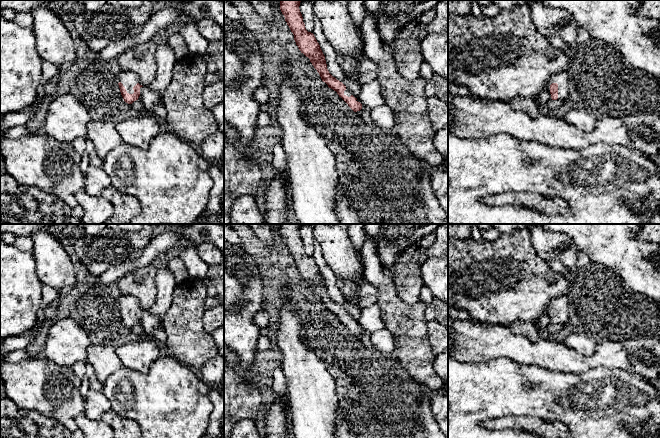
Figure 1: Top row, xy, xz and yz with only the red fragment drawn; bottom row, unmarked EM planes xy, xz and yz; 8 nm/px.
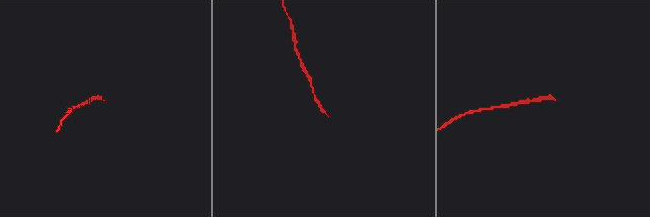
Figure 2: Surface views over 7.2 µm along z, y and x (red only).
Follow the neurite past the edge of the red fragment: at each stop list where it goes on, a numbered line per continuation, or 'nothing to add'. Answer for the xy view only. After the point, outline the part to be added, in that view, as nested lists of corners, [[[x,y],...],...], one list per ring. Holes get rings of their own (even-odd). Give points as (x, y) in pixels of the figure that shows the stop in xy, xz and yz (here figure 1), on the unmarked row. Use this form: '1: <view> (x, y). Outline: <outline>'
1: xy (129, 303). Outline: [[[122,295],[122,296],[120,296],[120,298],[118,300],[118,306],[121,306],[123,308],[127,317],[129,317],[129,318],[134,317],[133,311],[137,307],[142,309],[138,300],[135,297],[131,296],[131,295]]]

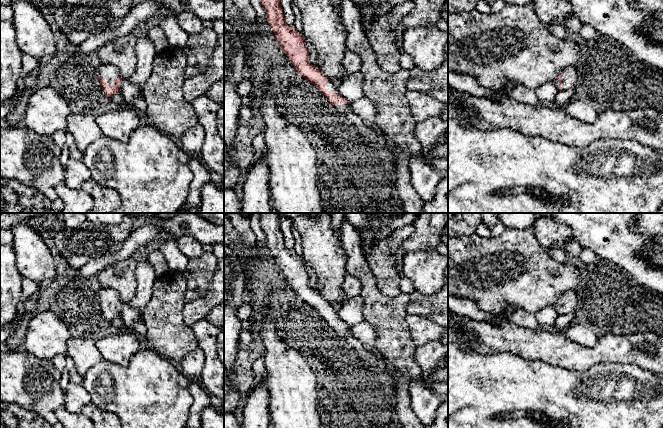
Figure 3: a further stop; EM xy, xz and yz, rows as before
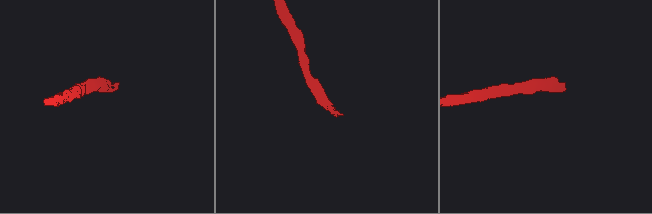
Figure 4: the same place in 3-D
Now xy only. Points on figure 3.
1: xy (109, 296). Outline: [[[102,288],[102,289],[100,289],[100,291],[98,293],[98,299],[101,299],[103,301],[107,310],[109,310],[109,311],[114,310],[113,304],[117,300],[122,302],[118,293],[115,290],[111,289],[111,288]]]

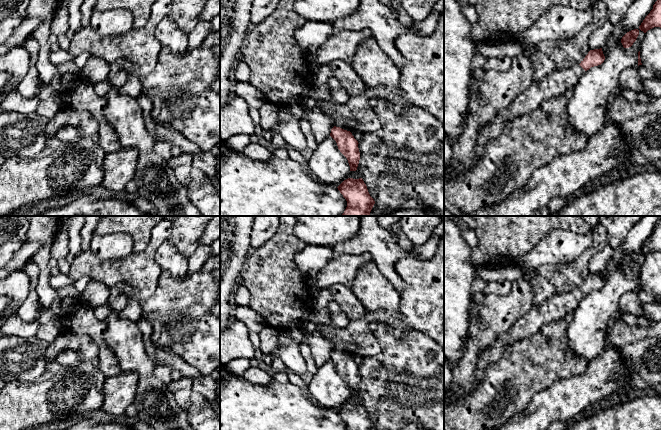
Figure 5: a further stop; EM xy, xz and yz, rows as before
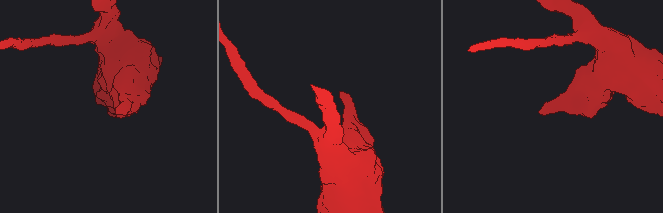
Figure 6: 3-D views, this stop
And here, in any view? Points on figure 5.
1: yz (557, 306). Outline: [[[580,289],[576,292],[555,293],[543,304],[532,306],[508,331],[498,336],[490,348],[484,349],[478,356],[476,388],[484,379],[487,367],[496,363],[508,346],[535,335],[543,325],[562,319],[569,312],[574,312],[584,296],[585,294]]]

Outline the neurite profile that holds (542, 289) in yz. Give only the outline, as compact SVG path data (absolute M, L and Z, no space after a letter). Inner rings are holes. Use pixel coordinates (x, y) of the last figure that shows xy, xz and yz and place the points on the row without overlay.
M521 267L522 275L530 282L533 290L532 306L538 306L546 302L556 291L553 285L540 276L536 269Z

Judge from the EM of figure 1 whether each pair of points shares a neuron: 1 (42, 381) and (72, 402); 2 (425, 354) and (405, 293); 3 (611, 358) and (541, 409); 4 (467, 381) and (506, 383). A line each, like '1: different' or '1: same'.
1: same
2: different
3: different
4: same

